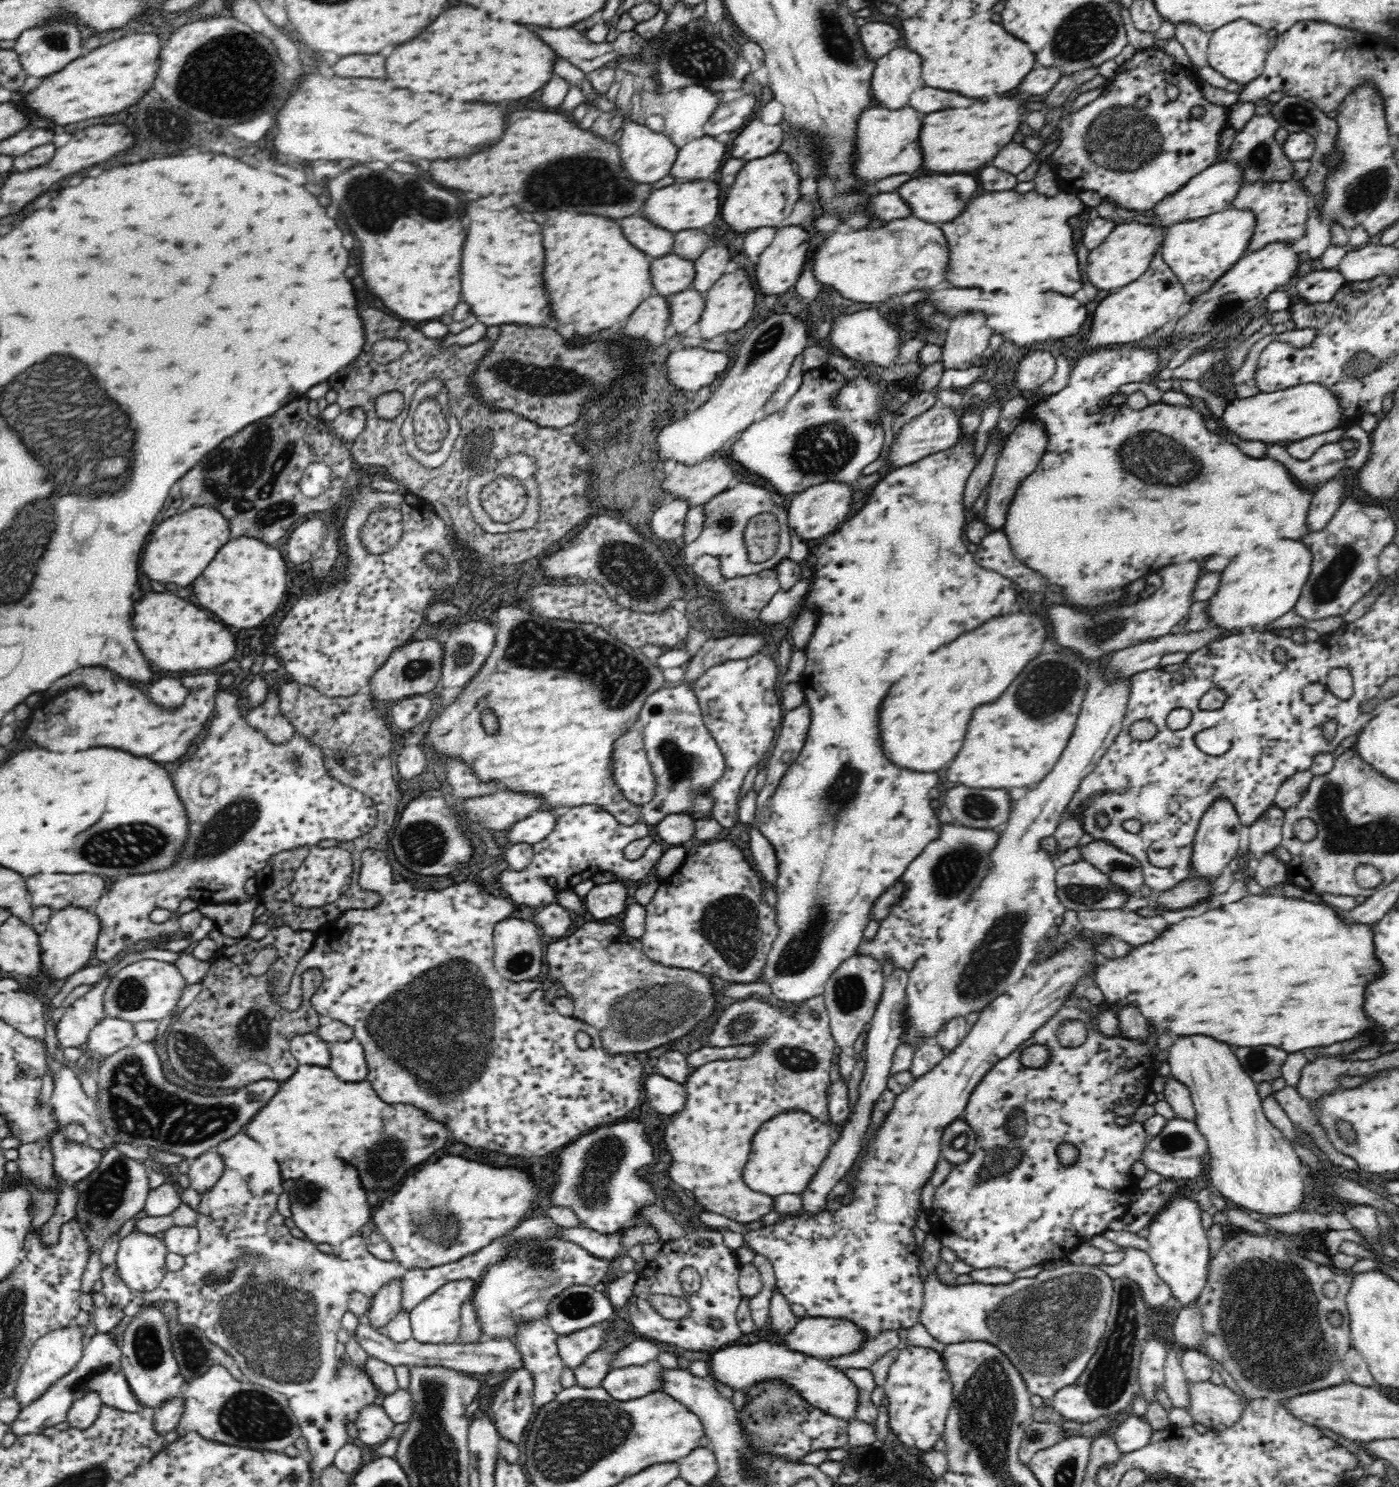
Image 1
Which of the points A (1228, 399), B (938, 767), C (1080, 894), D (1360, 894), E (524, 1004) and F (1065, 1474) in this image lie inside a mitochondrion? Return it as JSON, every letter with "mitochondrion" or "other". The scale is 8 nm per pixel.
{"A":"other","B":"other","C":"mitochondrion","D":"other","E":"other","F":"mitochondrion"}

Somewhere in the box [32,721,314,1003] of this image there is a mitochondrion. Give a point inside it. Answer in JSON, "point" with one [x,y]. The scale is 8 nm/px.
{"point":[134,843]}

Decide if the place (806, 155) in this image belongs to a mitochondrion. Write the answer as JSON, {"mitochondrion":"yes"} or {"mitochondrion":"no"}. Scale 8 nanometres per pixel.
{"mitochondrion":"yes"}

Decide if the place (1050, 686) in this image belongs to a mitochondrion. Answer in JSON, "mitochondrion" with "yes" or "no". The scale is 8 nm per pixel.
{"mitochondrion":"yes"}

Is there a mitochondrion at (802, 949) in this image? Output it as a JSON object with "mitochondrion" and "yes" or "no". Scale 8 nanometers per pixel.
{"mitochondrion":"yes"}

